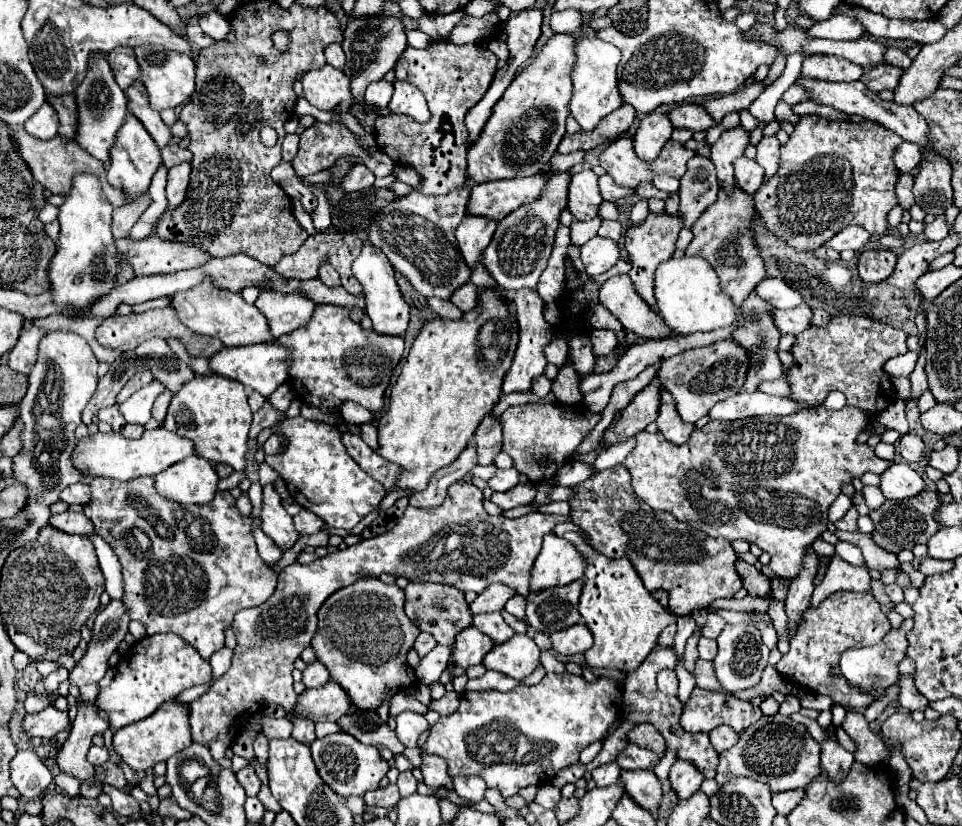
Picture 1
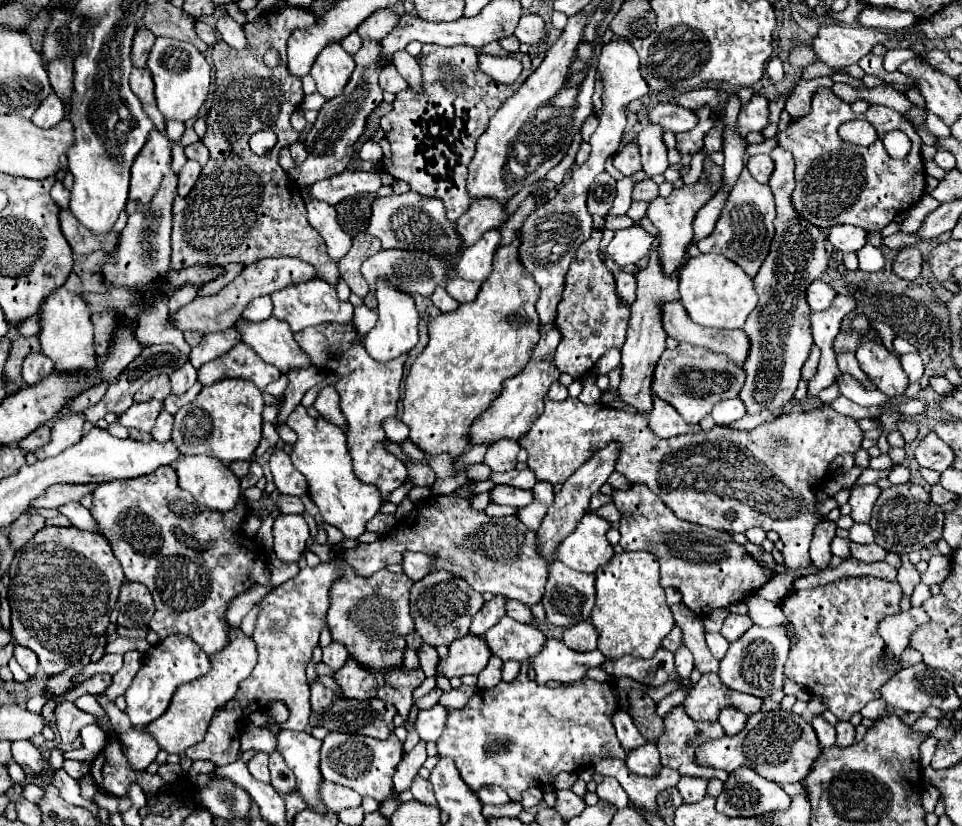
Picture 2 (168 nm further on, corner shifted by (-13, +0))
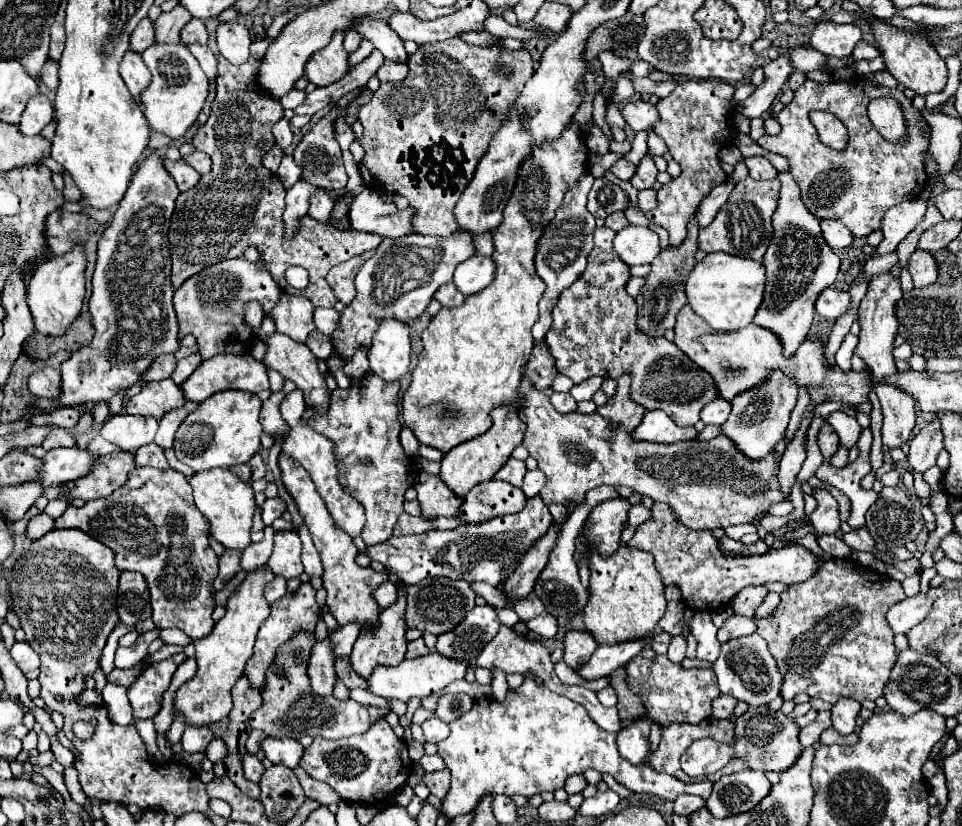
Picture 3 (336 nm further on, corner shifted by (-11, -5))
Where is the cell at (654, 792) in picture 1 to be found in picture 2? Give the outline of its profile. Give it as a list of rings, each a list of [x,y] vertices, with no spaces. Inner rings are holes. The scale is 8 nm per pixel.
[[[645,744],[633,752],[627,754],[627,766],[631,772],[639,774],[639,776],[657,776],[661,770],[659,764],[659,752],[655,748],[655,744]]]

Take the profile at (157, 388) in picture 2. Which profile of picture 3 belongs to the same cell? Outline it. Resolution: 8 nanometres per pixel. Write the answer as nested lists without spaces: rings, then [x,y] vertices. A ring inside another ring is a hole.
[[[157,381],[147,383],[143,391],[127,401],[127,413],[129,415],[141,415],[141,417],[155,417],[157,421],[171,409],[177,409],[185,403],[181,389],[171,381]]]

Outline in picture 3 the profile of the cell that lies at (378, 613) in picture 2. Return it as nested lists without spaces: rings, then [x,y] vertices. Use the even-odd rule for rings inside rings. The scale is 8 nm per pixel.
[[[281,453],[279,455],[279,469],[281,469],[281,479],[285,489],[289,491],[289,495],[293,497],[293,501],[297,503],[297,509],[301,513],[301,517],[307,523],[307,529],[313,537],[313,545],[319,551],[321,563],[323,563],[323,587],[327,591],[327,607],[329,611],[335,615],[339,625],[347,625],[349,621],[357,621],[361,625],[373,625],[373,621],[377,621],[379,615],[379,605],[373,601],[373,591],[387,581],[387,571],[383,573],[375,573],[373,569],[363,569],[355,563],[355,555],[357,555],[357,547],[353,543],[353,539],[349,535],[345,535],[343,529],[335,527],[333,517],[329,515],[323,497],[317,493],[315,483],[311,481],[309,473],[297,463],[293,461],[289,455]]]

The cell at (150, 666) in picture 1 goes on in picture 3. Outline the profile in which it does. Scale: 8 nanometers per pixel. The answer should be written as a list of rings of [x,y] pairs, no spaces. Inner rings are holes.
[[[175,653],[159,663],[151,663],[129,687],[129,701],[137,719],[153,719],[159,713],[163,693],[167,691],[171,677],[183,659],[185,653]]]

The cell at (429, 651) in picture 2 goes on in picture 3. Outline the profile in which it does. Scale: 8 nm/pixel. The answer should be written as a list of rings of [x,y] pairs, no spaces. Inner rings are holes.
[[[415,639],[415,641],[407,643],[407,653],[405,653],[407,659],[415,659],[415,657],[421,657],[421,655],[427,655],[427,653],[429,653],[429,649],[427,649],[423,639]]]

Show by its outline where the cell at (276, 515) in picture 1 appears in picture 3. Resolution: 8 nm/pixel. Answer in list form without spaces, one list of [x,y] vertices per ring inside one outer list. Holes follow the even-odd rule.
[[[277,531],[273,555],[267,561],[269,569],[283,579],[299,577],[303,573],[301,565],[301,539],[295,531]]]

